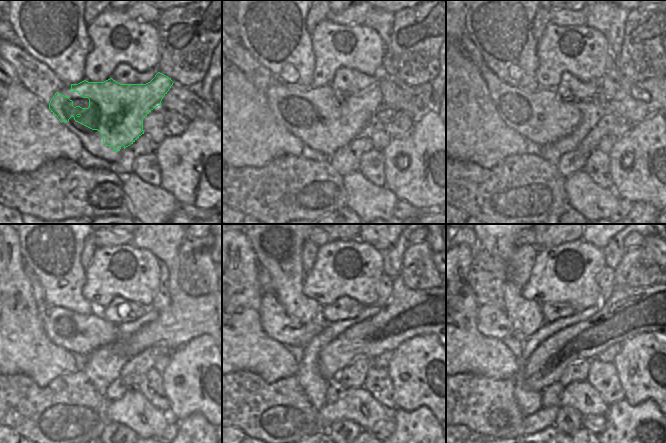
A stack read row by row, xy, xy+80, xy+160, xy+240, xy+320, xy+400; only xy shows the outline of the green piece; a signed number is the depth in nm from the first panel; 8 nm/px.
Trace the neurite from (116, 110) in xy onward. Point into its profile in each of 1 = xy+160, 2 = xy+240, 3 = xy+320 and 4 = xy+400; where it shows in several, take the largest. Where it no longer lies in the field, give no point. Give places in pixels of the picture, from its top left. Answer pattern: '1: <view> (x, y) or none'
1: xy+160 (556, 118)
2: xy+240 (56, 327)
3: xy+320 (274, 322)
4: xy+400 (492, 321)

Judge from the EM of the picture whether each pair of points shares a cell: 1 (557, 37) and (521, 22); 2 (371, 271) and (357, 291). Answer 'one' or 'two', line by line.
1: two
2: one

